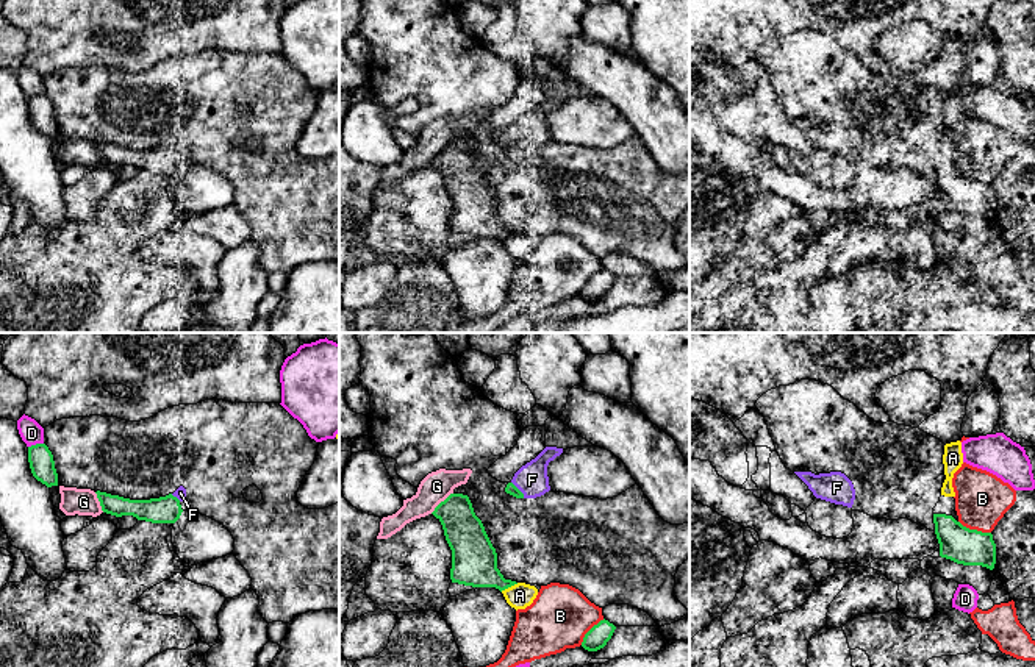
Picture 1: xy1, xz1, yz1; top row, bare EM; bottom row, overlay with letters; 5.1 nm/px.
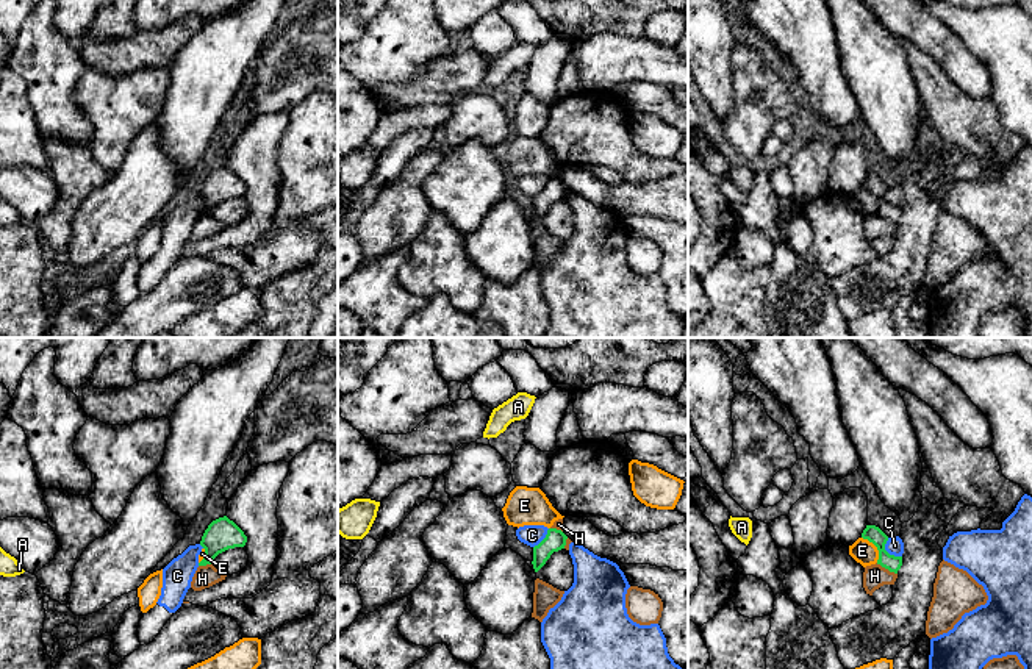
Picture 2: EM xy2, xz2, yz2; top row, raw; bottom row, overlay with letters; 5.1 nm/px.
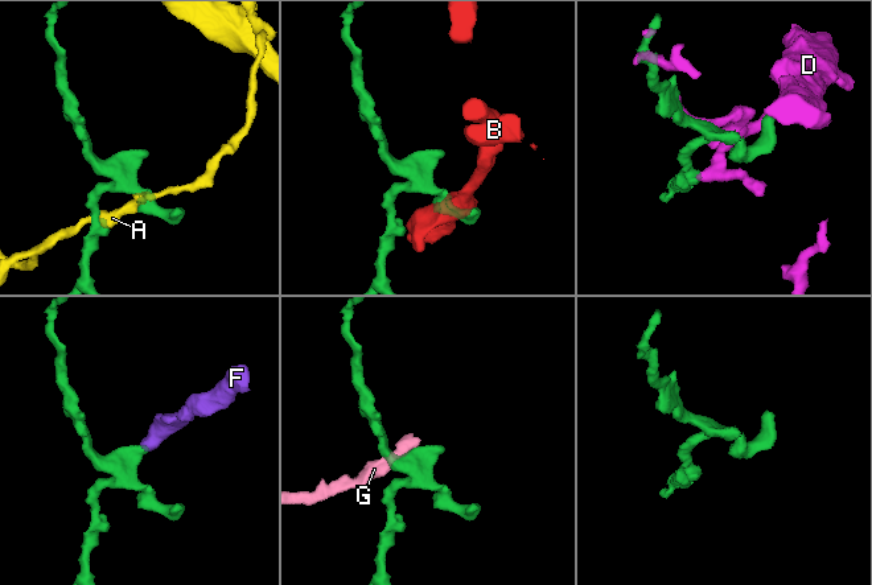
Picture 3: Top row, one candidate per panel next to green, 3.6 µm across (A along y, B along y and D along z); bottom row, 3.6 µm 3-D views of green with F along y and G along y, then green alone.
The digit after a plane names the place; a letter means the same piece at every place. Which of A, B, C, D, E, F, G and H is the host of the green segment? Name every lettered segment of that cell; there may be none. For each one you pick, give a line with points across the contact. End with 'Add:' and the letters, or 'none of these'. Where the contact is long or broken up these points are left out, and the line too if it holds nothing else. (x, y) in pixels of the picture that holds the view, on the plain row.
Add: F

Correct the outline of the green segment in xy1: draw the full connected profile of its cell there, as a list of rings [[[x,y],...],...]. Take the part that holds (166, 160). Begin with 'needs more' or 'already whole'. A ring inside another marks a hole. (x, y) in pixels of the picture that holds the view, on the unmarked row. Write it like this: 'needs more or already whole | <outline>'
needs more | [[[180,136],[174,144],[150,150],[130,150],[97,141],[102,161],[116,167],[133,166],[138,170],[152,173],[175,173],[183,159],[181,152],[186,150],[186,139]]]

